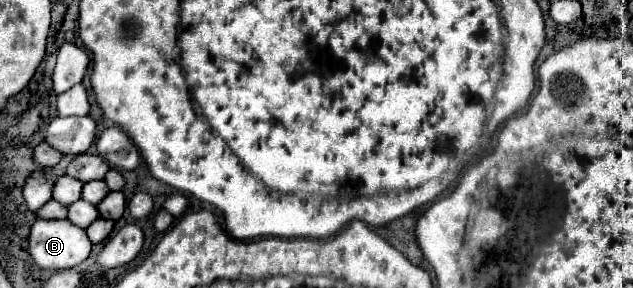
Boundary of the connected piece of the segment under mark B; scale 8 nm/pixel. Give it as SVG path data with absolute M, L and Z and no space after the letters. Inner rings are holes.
M36 220L28 236L28 252L44 270L68 270L82 264L92 242L86 230L68 220Z

